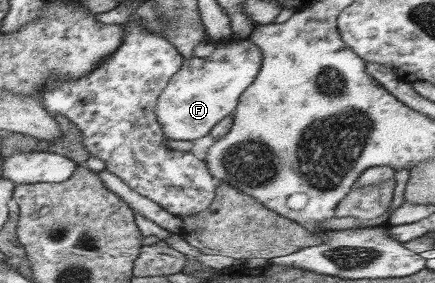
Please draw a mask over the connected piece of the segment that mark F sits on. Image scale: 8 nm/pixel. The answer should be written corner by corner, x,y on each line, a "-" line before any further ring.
230,37
228,46
224,46
223,42
221,45
216,44
216,48
210,56
204,58
192,57
192,59
184,58
179,73
169,80
167,86
160,93
158,101
156,101
156,118
158,118
158,122
160,122
160,126
162,126
167,138
170,140
193,141
209,134
210,130
220,120
234,114
240,95
256,79
260,65
262,65
262,52
250,38
236,40
236,45
234,45
234,39

